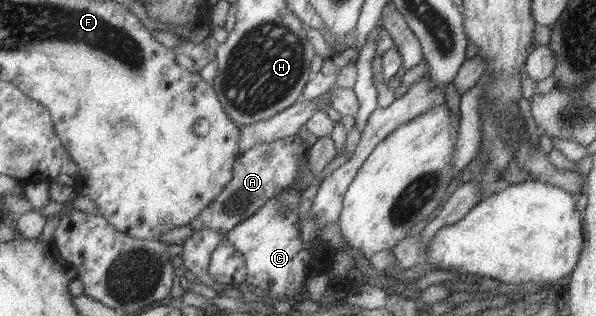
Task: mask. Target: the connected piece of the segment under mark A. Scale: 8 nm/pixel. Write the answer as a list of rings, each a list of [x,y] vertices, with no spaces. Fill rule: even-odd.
[[[289,135],[246,150],[234,160],[231,178],[227,184],[201,209],[198,216],[190,220],[189,226],[193,231],[201,228],[224,233],[251,216],[268,198],[279,195],[282,190],[293,189],[301,192],[293,188],[293,182],[297,172],[297,159],[299,156],[306,159],[307,148],[309,147],[301,144],[297,135]]]

